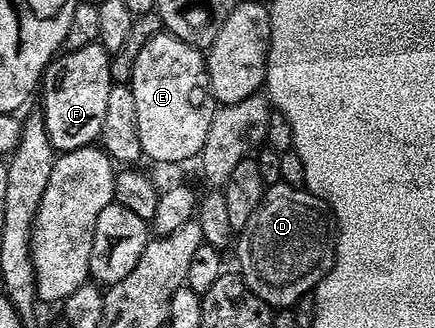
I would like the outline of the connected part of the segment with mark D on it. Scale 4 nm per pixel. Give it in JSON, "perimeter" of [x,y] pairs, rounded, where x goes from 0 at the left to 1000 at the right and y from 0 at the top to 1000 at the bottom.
{"perimeter":[[[653,558],[611,570],[600,625],[543,710],[540,756],[543,744],[543,814],[566,872],[630,945],[674,939],[761,823],[775,768],[766,643],[699,570],[671,573]]]}

